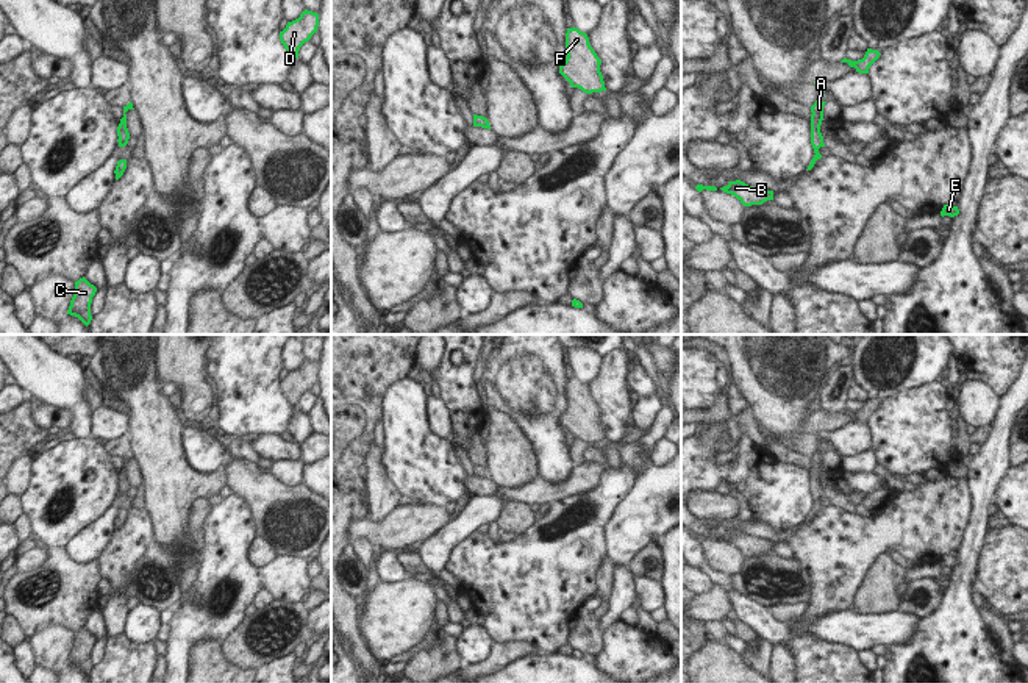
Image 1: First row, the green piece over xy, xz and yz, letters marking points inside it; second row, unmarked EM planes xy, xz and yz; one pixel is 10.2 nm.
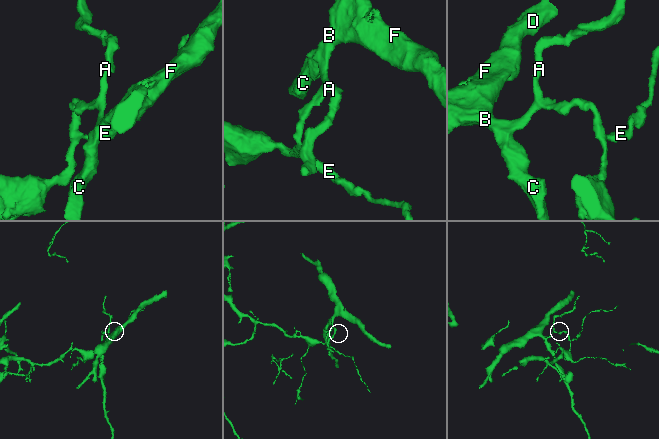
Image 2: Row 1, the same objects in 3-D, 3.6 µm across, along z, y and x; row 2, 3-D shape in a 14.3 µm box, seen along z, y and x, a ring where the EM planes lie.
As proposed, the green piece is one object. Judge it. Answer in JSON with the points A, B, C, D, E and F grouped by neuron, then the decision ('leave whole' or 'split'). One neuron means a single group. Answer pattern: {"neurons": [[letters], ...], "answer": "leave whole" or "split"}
{"neurons": [["A", "B", "C", "D", "E", "F"]], "answer": "leave whole"}

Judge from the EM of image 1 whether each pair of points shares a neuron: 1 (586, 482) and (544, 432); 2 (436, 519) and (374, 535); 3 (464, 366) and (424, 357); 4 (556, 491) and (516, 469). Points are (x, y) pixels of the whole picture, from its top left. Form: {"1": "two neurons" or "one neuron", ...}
{"1": "two neurons", "2": "one neuron", "3": "two neurons", "4": "two neurons"}

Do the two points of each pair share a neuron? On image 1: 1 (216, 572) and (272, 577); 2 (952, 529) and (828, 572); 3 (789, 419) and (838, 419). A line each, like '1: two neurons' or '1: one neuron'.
1: one neuron
2: one neuron
3: two neurons

